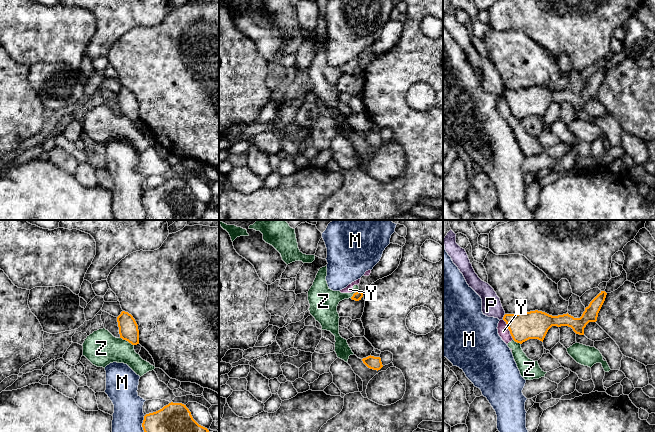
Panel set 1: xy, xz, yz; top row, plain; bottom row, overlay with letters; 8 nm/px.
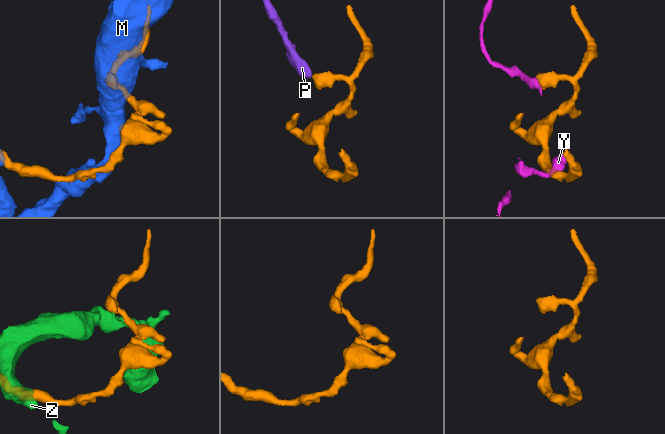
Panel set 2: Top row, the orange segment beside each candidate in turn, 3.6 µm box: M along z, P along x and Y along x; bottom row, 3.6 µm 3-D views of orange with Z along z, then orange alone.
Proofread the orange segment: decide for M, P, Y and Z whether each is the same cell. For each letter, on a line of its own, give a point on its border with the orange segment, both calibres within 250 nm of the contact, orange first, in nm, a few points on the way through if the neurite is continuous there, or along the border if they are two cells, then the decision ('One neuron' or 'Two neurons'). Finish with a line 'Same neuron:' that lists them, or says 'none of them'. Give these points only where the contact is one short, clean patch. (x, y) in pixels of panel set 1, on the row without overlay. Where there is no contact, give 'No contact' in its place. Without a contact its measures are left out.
M: Touches orange at xy (143, 205). Thickness 440 nm (orange) against 260 nm. Two neurons
P: Touches orange at yz (503, 93). Thickness 220 nm (orange) against 160 nm. Boundary: yz (505, 90), (502, 95). Two neurons
Y: Touches orange at yz (508, 104). Thickness 220 nm (orange) against 90 nm. Two neurons
Z: Touches orange at xy (127, 116). Thickness 160 nm (orange) against 280 nm. Boundary: xy (120, 113), (133, 121). Two neurons
Same neuron: none of them

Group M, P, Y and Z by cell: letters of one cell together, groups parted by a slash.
M / P / Y Z

